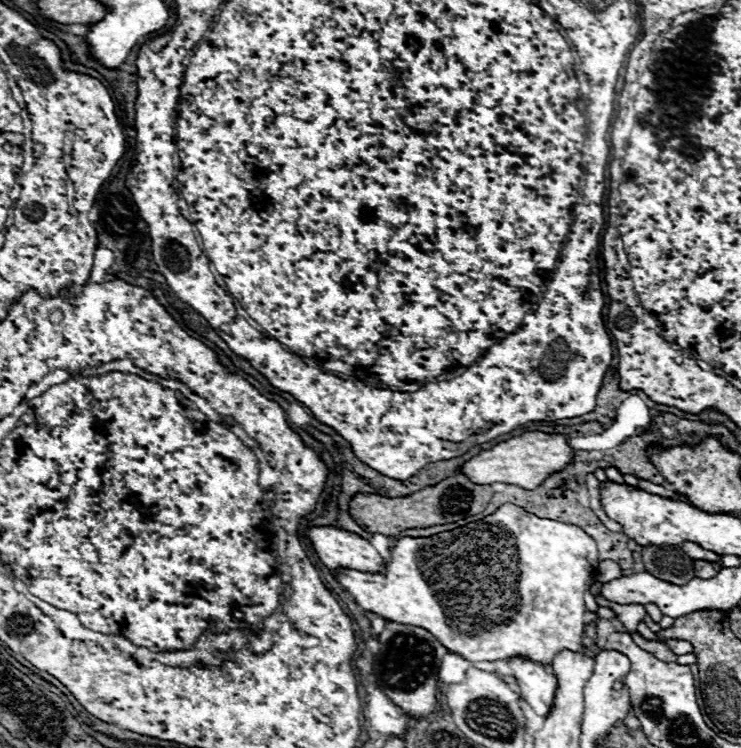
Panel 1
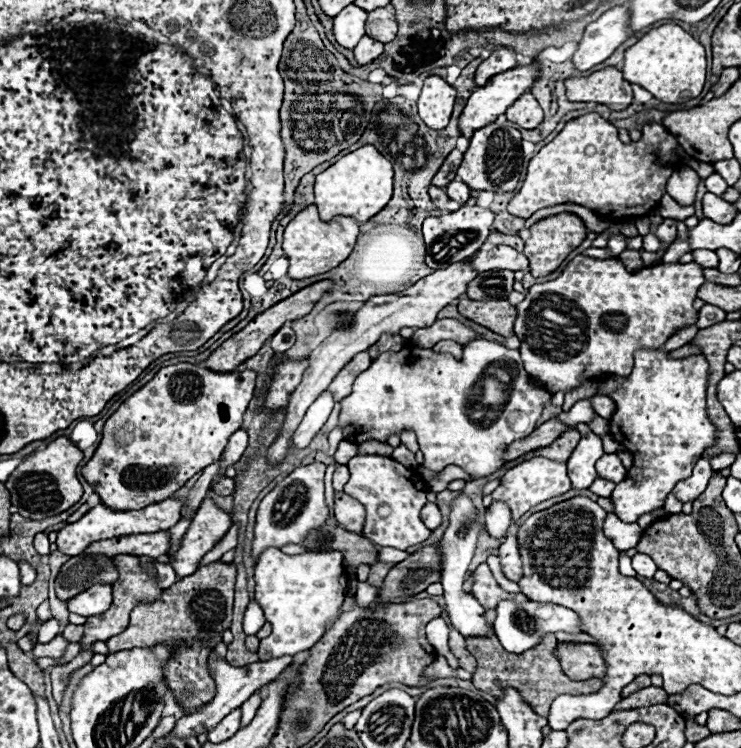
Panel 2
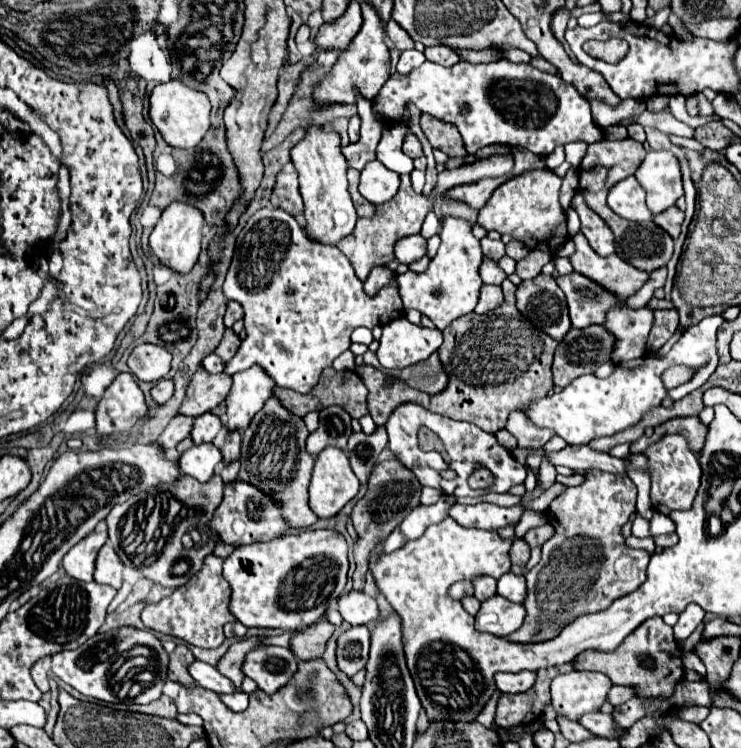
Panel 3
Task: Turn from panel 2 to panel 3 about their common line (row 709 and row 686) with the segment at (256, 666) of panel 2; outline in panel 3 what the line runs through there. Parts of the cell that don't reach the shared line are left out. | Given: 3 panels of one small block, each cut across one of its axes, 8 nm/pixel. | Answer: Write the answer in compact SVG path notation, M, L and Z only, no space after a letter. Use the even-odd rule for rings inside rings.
M194 662L190 666L190 674L192 674L192 678L196 680L198 686L202 686L206 690L212 690L216 694L234 694L234 692L238 692L236 686L210 664Z

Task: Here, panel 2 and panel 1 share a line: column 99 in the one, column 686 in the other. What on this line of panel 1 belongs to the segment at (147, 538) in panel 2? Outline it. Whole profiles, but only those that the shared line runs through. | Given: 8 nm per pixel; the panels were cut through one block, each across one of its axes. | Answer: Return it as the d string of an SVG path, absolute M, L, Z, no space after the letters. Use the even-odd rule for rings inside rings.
M684 542L680 544L680 548L692 558L692 560L706 560L706 562L716 562L720 566L720 556L718 554L710 554L708 550L702 550L700 546L692 544L692 542Z

